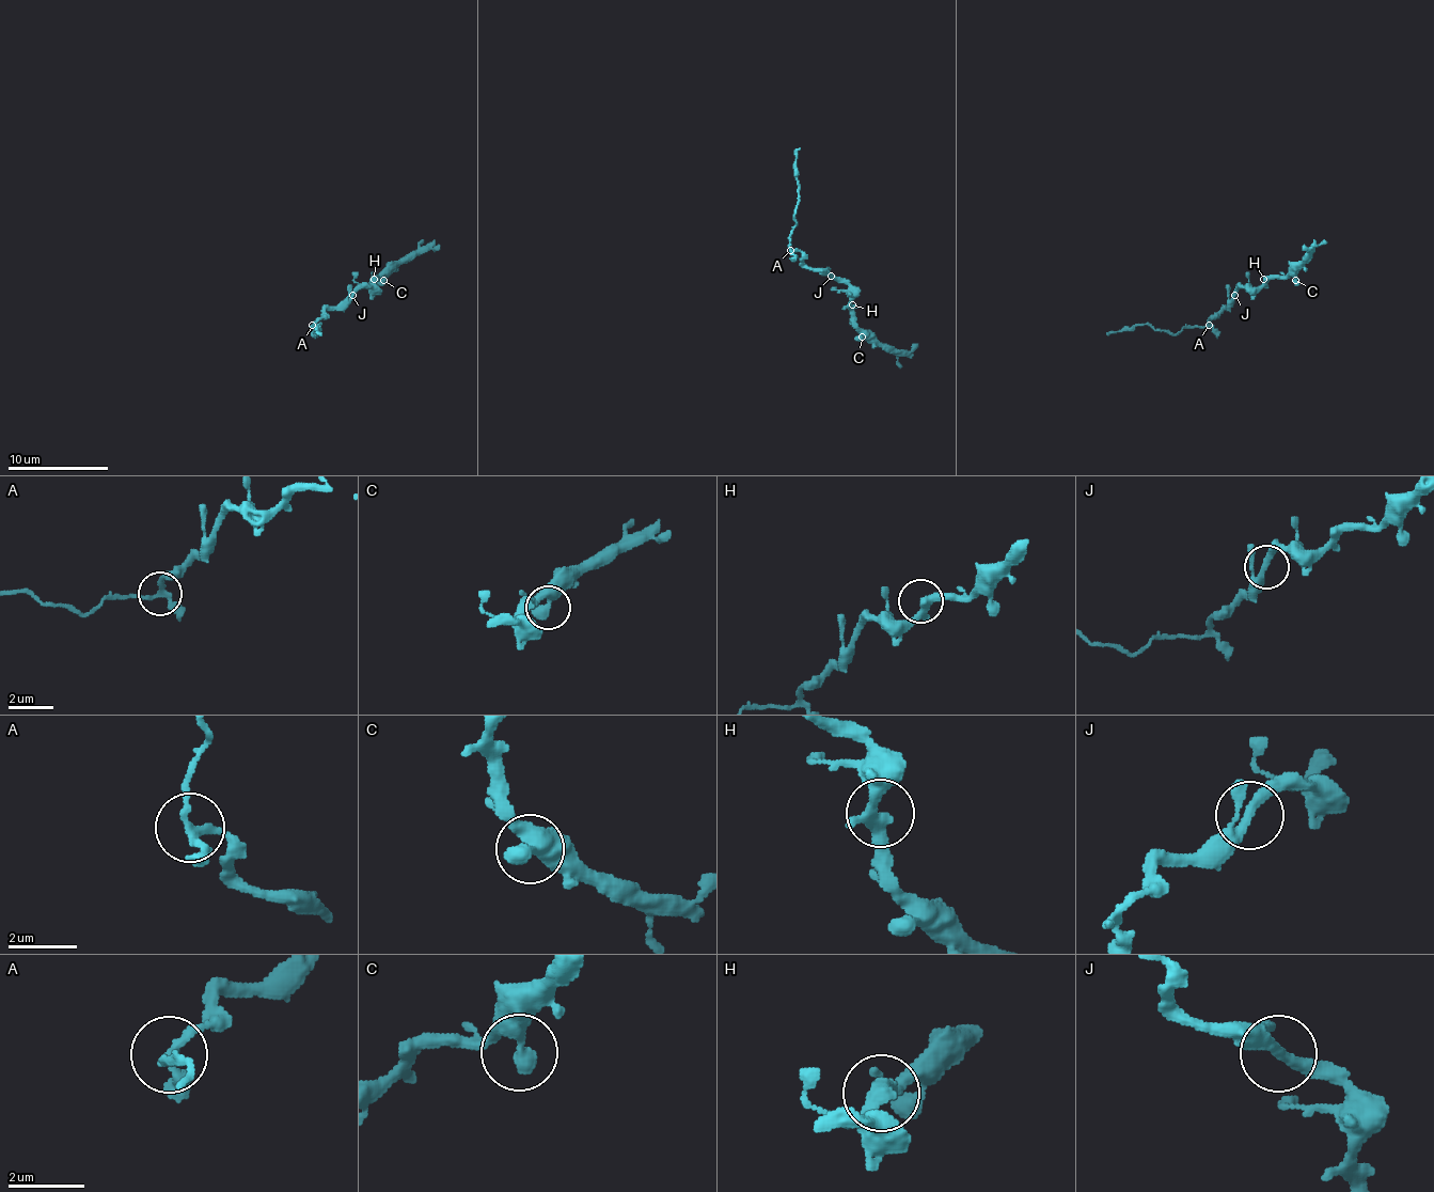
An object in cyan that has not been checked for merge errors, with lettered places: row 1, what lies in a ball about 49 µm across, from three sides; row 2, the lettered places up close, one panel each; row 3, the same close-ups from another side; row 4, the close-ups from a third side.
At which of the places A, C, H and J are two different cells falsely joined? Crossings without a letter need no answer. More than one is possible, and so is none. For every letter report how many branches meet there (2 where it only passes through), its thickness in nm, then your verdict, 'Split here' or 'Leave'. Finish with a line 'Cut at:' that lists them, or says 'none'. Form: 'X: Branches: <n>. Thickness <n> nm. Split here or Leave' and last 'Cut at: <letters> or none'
A: Branches: 3. Thickness 200 nm. Split here
C: Branches: 2. Thickness 440 nm. Leave
H: Branches: 3. Thickness 280 nm. Leave
J: Branches: 3. Thickness 240 nm. Leave
Cut at: A

